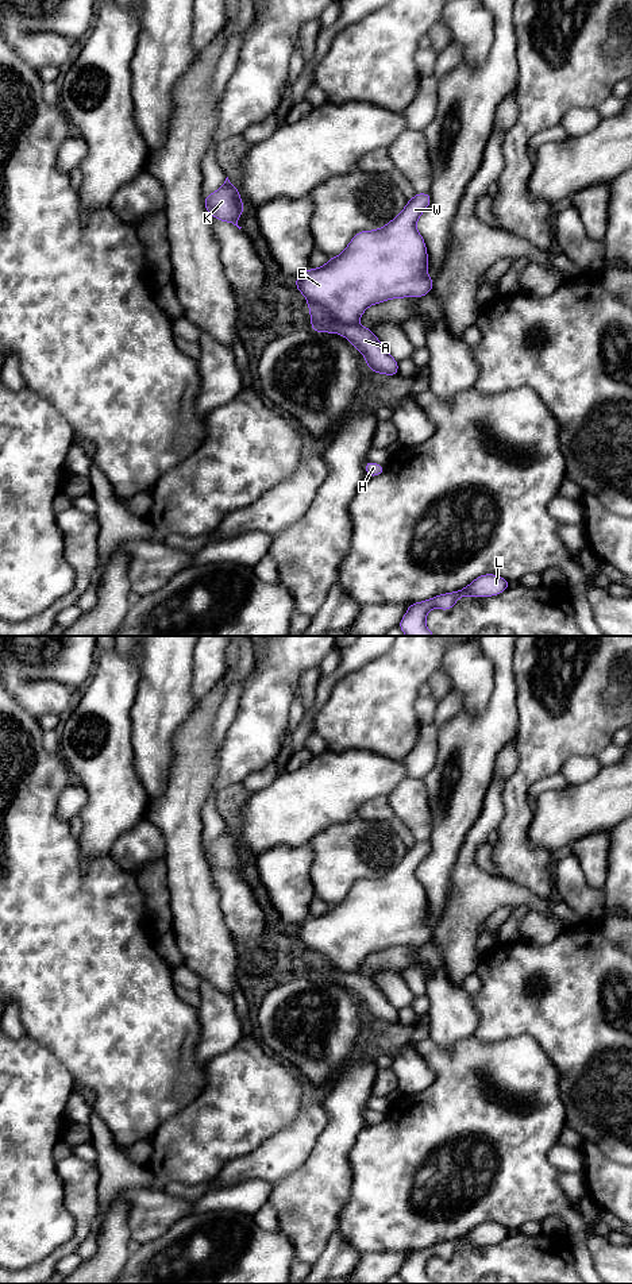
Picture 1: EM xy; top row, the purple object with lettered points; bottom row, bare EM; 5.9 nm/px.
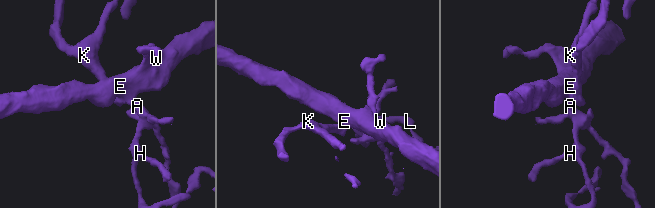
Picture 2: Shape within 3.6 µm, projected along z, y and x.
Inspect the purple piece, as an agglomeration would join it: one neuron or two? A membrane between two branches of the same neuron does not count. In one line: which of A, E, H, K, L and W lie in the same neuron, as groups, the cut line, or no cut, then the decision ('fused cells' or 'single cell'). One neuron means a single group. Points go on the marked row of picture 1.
A H K L / E W | xy (311, 309), (331, 316), (339, 327), (357, 323) | fused cells

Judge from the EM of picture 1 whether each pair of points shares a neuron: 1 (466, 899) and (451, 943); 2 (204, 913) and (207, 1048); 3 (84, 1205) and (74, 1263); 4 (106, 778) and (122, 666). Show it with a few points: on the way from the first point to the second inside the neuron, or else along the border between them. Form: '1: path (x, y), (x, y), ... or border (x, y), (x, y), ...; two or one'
1: path (466, 910), (457, 932); one
2: border (203, 978), (231, 995); two
3: border (74, 1252), (65, 1256), (54, 1269); two
4: path (107, 750), (112, 732), (112, 694); one

